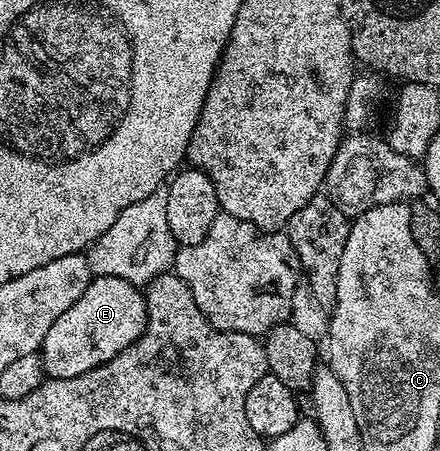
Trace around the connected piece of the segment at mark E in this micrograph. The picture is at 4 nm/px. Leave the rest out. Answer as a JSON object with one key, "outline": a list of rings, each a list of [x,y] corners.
{"outline":[[[95,277],[89,287],[85,287],[85,295],[65,311],[65,315],[57,315],[57,323],[49,327],[49,335],[45,335],[41,356],[43,372],[51,379],[73,379],[77,375],[85,375],[85,371],[93,371],[109,359],[121,355],[125,347],[137,343],[137,339],[147,326],[147,298],[140,286],[116,277]]]}

